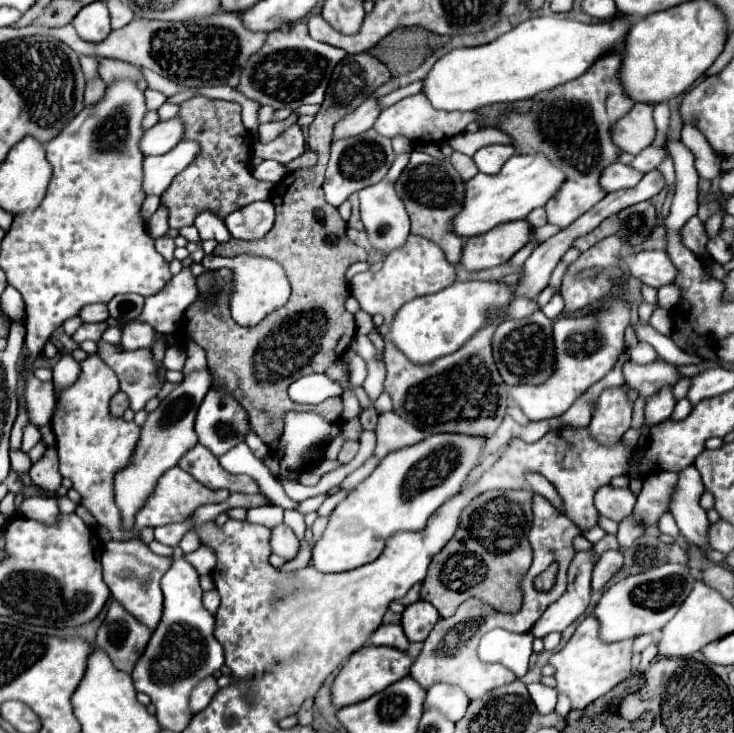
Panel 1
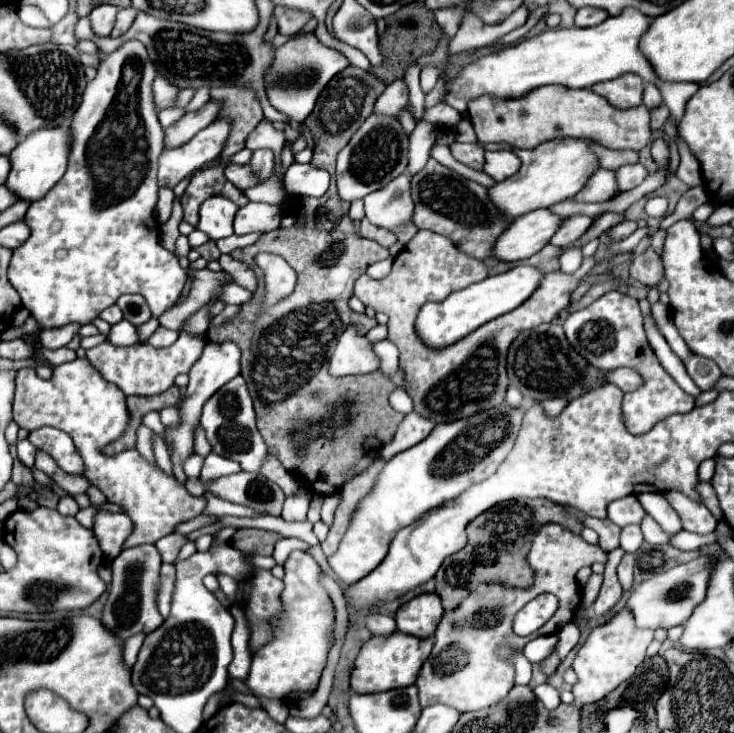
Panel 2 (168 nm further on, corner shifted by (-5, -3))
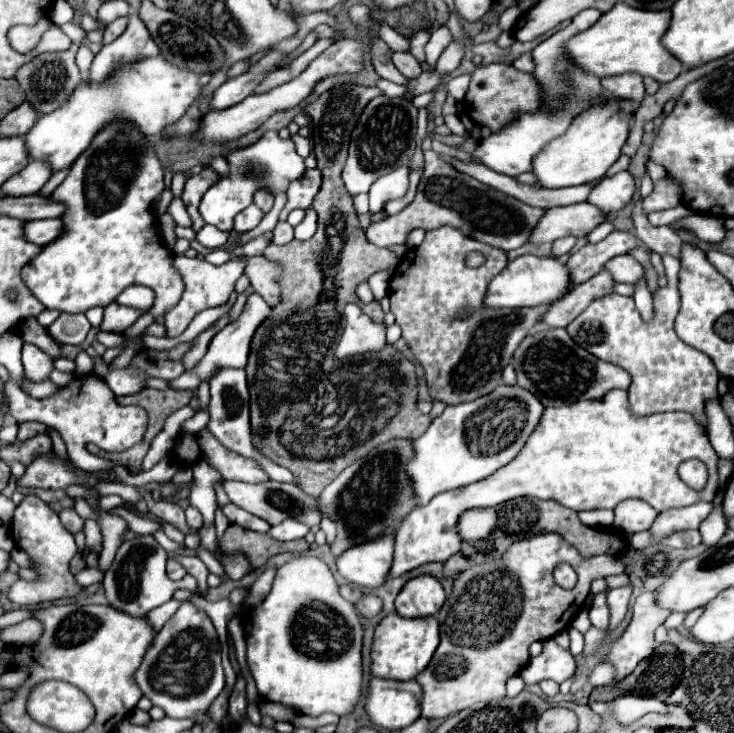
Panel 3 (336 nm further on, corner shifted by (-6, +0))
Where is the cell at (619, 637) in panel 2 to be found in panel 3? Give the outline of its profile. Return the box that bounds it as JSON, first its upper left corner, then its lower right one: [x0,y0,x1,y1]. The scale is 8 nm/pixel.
[606,592,670,682]

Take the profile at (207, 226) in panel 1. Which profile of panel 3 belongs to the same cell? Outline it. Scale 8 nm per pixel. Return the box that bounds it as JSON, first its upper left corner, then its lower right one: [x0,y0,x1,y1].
[200,130,306,230]

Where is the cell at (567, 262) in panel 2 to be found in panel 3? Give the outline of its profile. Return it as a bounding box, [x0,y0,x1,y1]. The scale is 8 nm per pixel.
[588,172,636,214]

